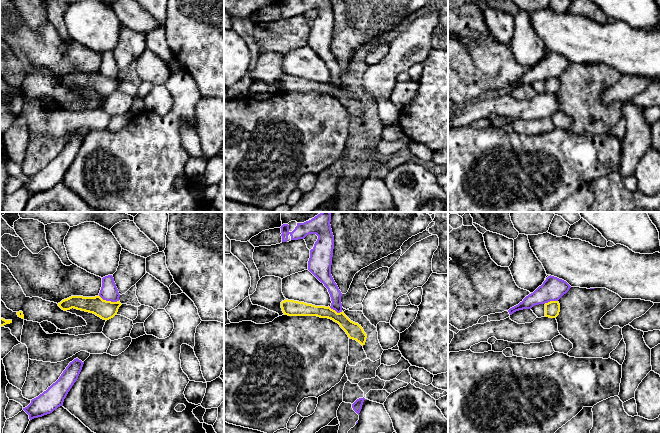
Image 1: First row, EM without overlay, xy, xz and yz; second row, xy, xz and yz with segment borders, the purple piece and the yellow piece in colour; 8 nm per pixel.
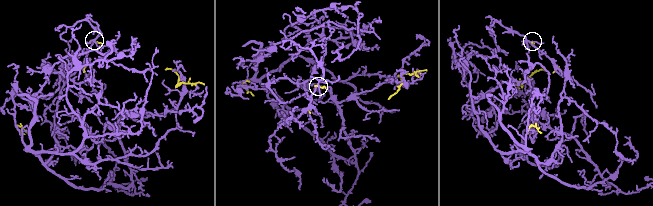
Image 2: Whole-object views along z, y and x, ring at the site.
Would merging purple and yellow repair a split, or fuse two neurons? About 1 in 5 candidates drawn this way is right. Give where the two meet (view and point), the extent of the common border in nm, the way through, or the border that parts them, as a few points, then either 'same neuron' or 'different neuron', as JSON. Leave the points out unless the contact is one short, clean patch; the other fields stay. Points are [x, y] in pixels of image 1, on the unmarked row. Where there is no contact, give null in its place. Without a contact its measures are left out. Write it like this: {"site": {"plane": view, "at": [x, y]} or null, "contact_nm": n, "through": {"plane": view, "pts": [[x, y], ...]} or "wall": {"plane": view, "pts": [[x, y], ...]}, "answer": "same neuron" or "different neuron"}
{"site": {"plane": "xy", "at": [108, 76]}, "contact_nm": 180, "answer": "same neuron"}

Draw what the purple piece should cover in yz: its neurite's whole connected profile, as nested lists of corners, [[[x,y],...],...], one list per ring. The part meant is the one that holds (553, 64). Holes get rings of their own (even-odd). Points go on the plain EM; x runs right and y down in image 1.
[[[550,51],[541,62],[526,72],[518,81],[510,84],[508,88],[512,91],[516,87],[531,85],[535,81],[558,77],[570,64],[571,62],[566,57]]]

